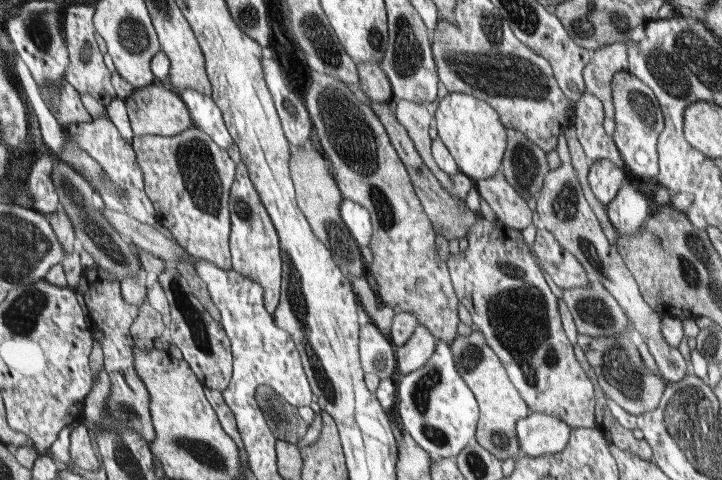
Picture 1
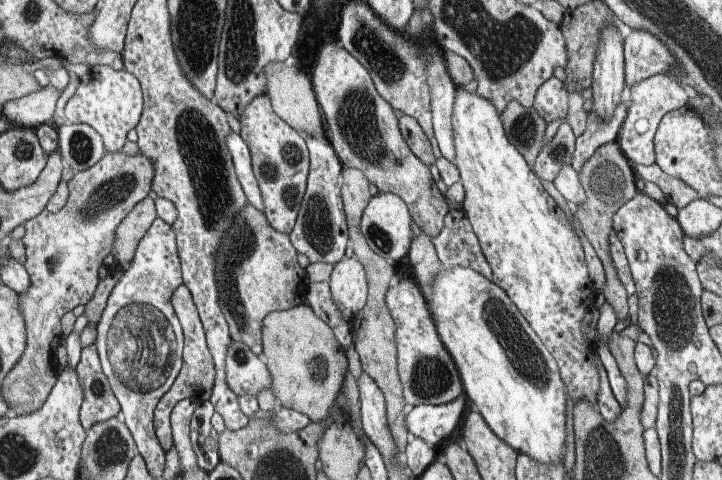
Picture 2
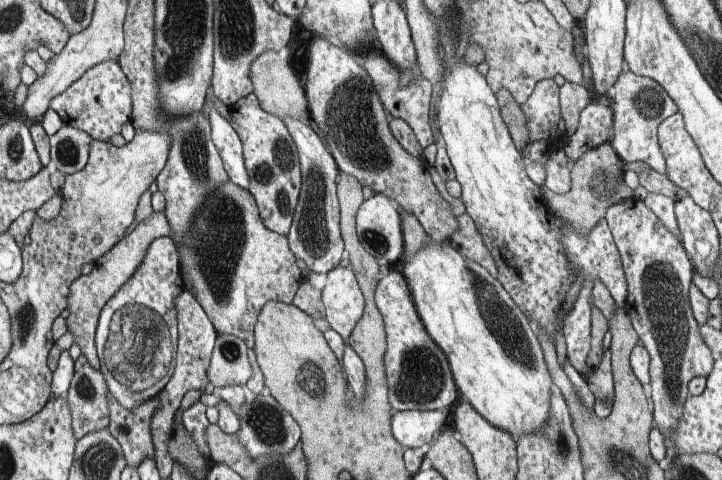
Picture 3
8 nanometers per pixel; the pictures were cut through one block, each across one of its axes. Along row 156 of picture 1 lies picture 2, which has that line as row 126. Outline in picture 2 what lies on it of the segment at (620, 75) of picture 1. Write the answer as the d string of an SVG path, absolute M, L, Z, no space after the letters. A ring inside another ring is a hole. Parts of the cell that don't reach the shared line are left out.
M667 74L653 75L652 78L647 78L628 88L627 102L630 105L616 141L632 166L648 166L655 163L653 140L660 121L670 111L688 107L690 97L691 92L687 86L680 81L675 81Z

